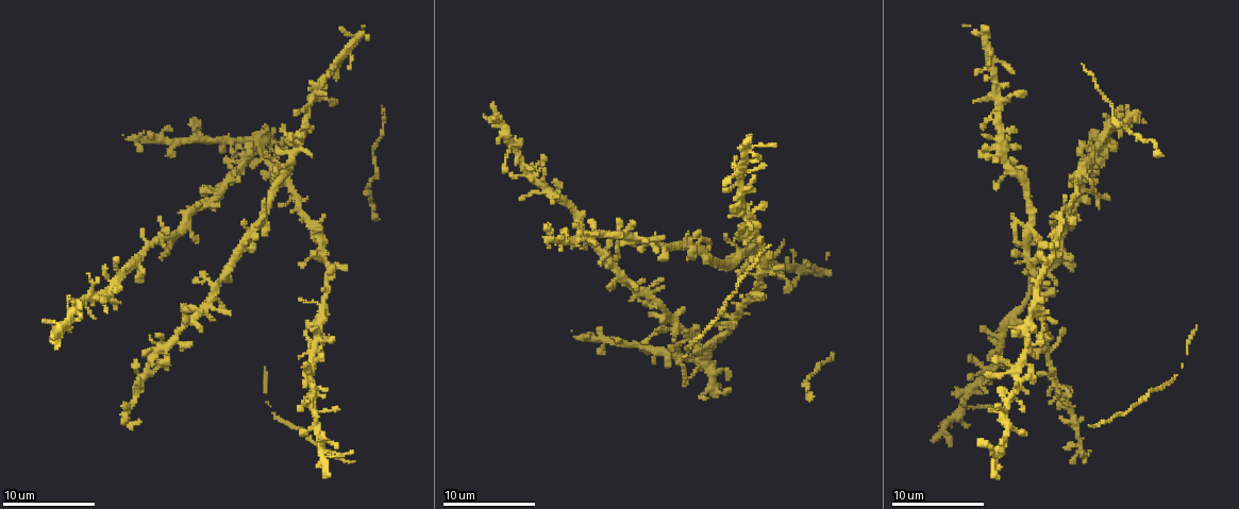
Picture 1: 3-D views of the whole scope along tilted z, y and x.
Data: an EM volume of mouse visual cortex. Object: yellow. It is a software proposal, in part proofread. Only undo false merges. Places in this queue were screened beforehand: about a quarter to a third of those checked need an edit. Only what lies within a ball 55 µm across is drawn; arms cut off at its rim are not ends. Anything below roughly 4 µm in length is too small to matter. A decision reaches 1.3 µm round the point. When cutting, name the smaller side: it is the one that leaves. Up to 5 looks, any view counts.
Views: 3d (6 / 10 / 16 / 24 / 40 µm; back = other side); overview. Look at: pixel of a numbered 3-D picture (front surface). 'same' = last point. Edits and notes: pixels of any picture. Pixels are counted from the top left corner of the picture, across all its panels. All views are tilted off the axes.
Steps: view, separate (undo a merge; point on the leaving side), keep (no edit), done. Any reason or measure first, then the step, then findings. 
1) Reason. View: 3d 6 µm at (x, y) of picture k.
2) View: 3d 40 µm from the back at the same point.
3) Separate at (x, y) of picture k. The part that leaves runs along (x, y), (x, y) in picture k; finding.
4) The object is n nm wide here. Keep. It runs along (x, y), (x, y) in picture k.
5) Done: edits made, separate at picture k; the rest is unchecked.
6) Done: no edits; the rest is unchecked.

A fork. View: 3d 10 µm at (1003, 100) of picture 1.

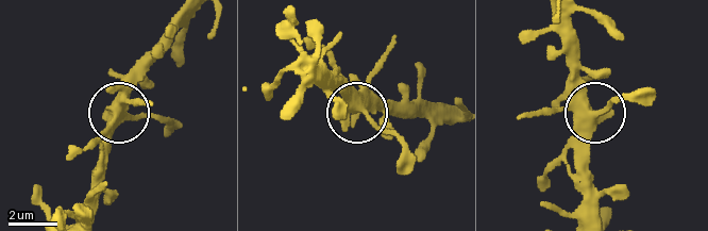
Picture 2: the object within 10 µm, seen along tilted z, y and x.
The side arm is 12 µm long. Keep. Continuous, no second cell.

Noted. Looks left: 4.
Looks like a crossing. View: 3d 16 µm at (1085, 191) of picture 1.

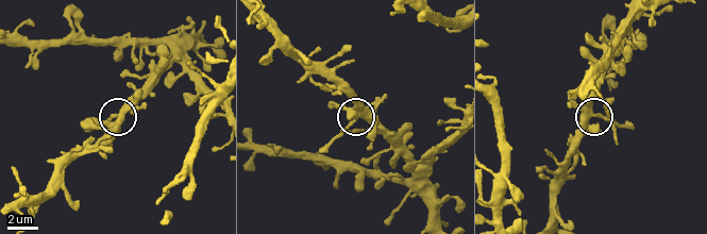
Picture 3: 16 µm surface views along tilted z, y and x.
View: 3d 6 µm at (116, 116) of picture 3.

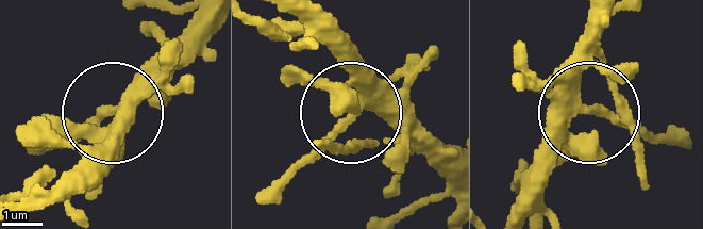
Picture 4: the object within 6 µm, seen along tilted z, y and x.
Keep. It runs along (606, 14), (586, 103), (604, 119), (679, 137) in picture 4; one cell here.

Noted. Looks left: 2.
Branch point. View: 3d 10 µm at (1102, 141) of picture 1.

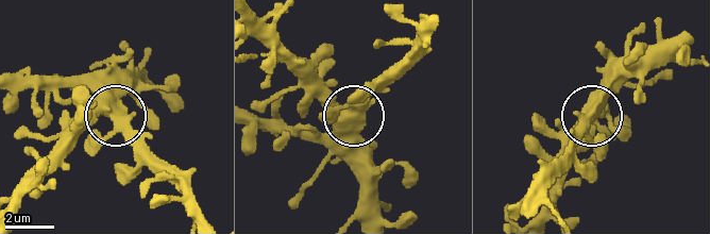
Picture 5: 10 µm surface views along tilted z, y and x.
Keep. It runs along (311, 78), (350, 117), (315, 136) in picture 5; one cell here.

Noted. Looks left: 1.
Done: no edits; the rest is unchecked.

